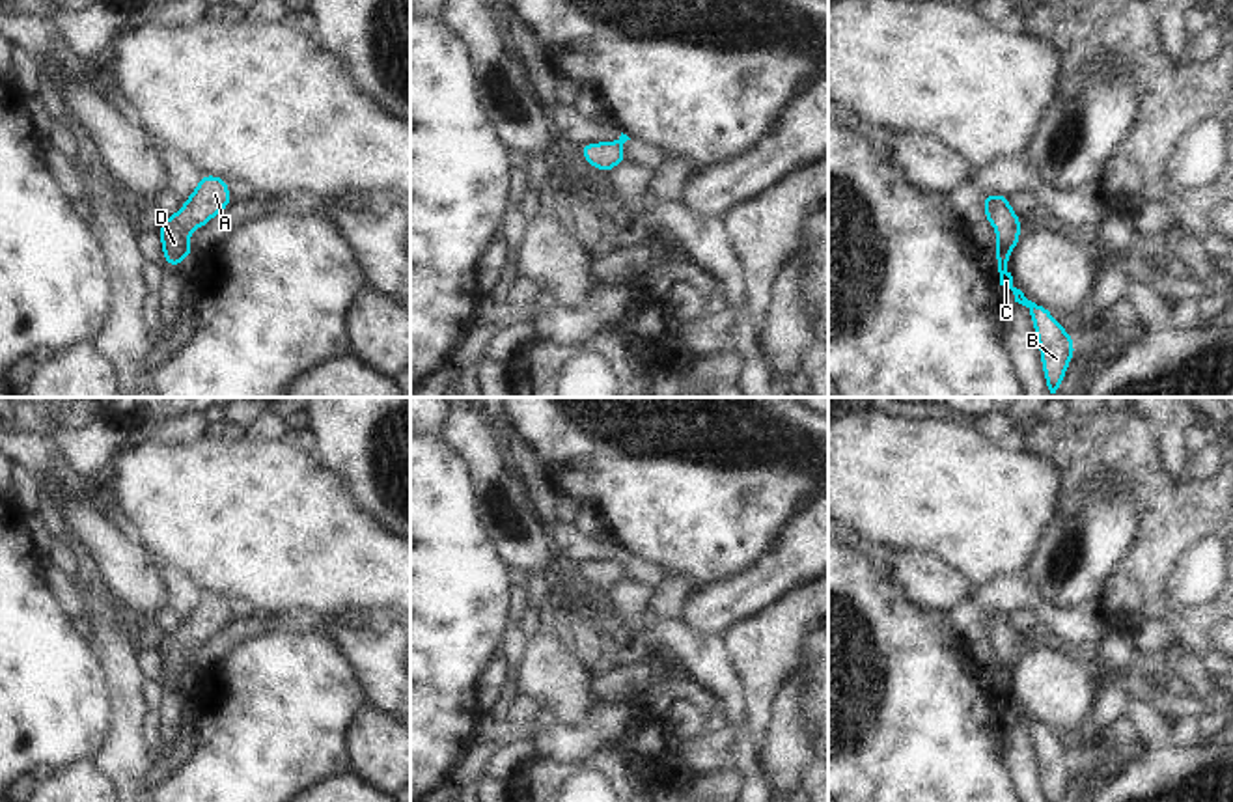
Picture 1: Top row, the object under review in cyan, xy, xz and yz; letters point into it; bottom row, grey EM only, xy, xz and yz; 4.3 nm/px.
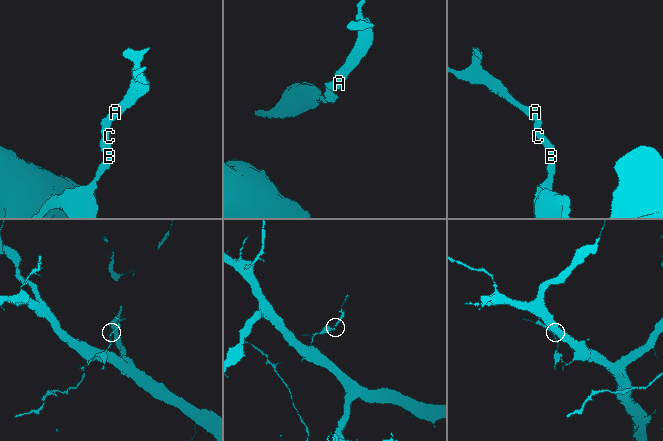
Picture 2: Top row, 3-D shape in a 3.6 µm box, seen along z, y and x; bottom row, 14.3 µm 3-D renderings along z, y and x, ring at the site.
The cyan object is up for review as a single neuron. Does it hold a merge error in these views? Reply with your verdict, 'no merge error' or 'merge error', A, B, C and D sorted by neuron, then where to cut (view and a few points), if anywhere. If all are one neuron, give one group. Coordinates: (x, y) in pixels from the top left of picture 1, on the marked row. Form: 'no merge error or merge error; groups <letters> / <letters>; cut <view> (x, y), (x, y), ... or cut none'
no merge error; groups A B C D; cut none

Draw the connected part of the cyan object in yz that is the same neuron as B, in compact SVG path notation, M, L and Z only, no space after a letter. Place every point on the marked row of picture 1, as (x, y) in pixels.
M996 192L983 194L983 214L996 231L992 254L1000 272L1000 285L1011 289L1015 302L1028 308L1033 332L1037 336L1046 392L1048 397L1056 397L1061 382L1067 377L1067 366L1074 358L1076 345L1073 343L1071 332L1052 317L1045 304L1028 300L1024 293L1013 285L1013 276L1009 272L1009 254L1020 242L1022 218L1013 211L1009 196Z

